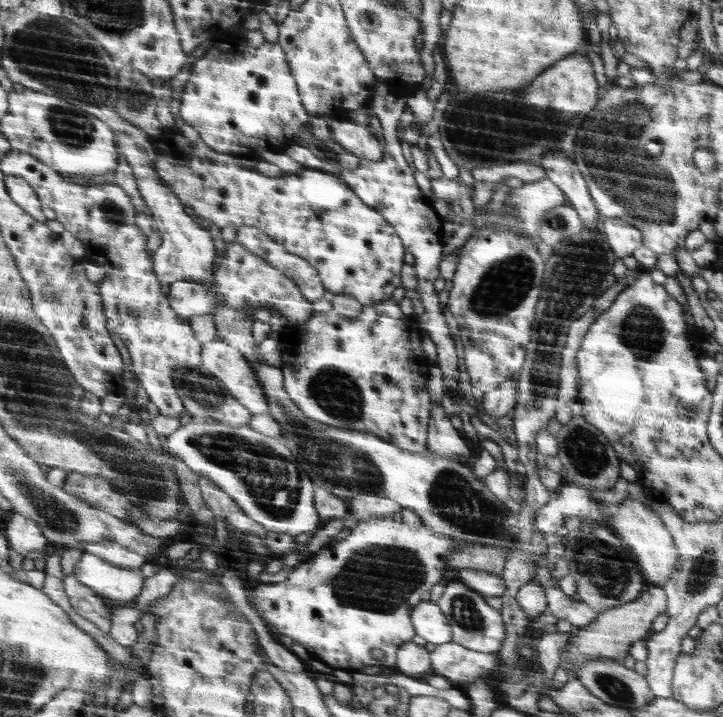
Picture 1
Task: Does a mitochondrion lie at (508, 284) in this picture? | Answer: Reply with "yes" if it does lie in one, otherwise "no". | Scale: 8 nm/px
yes

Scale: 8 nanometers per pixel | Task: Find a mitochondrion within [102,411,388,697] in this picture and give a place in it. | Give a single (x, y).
(273, 481)

